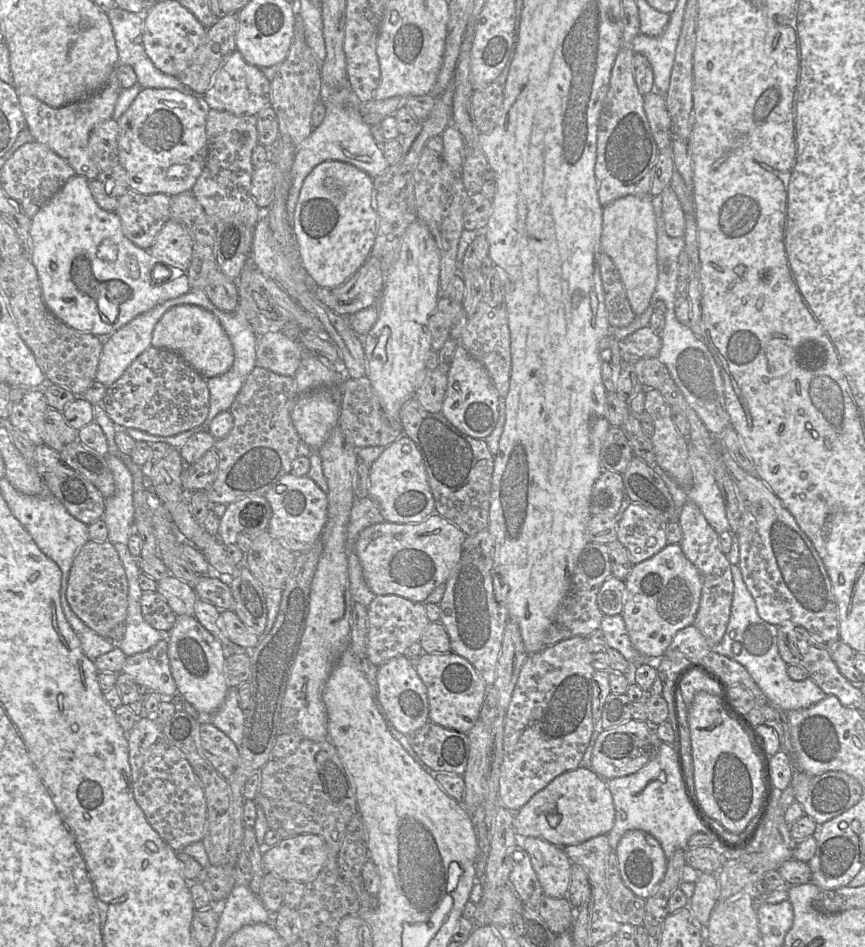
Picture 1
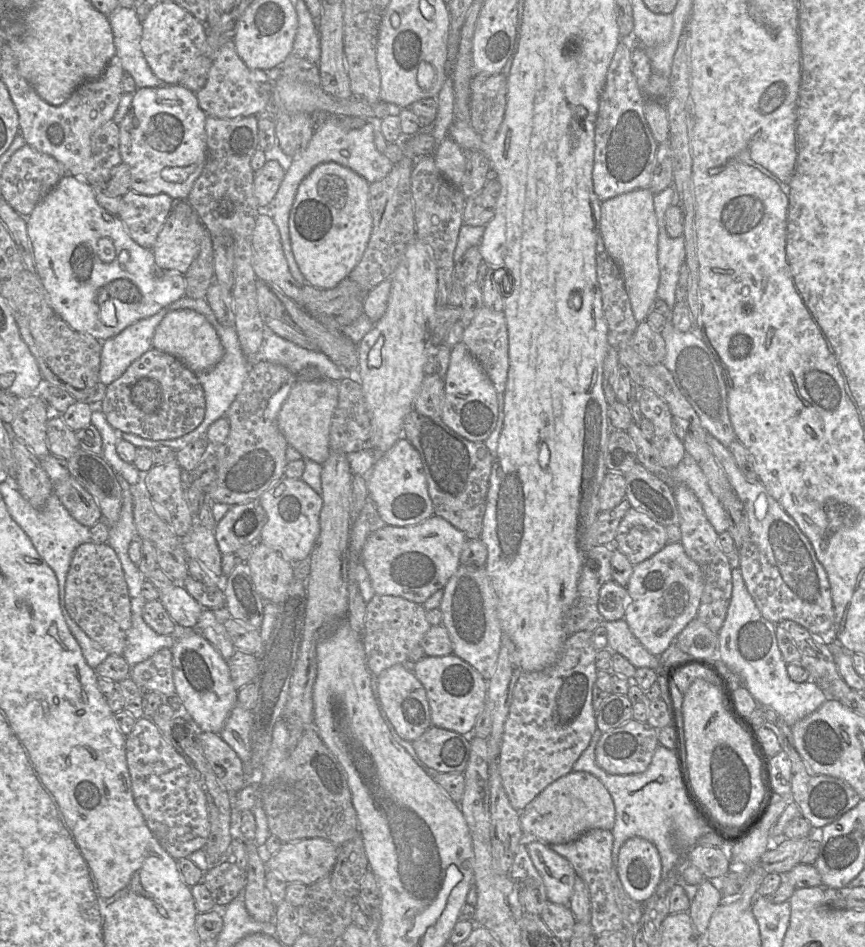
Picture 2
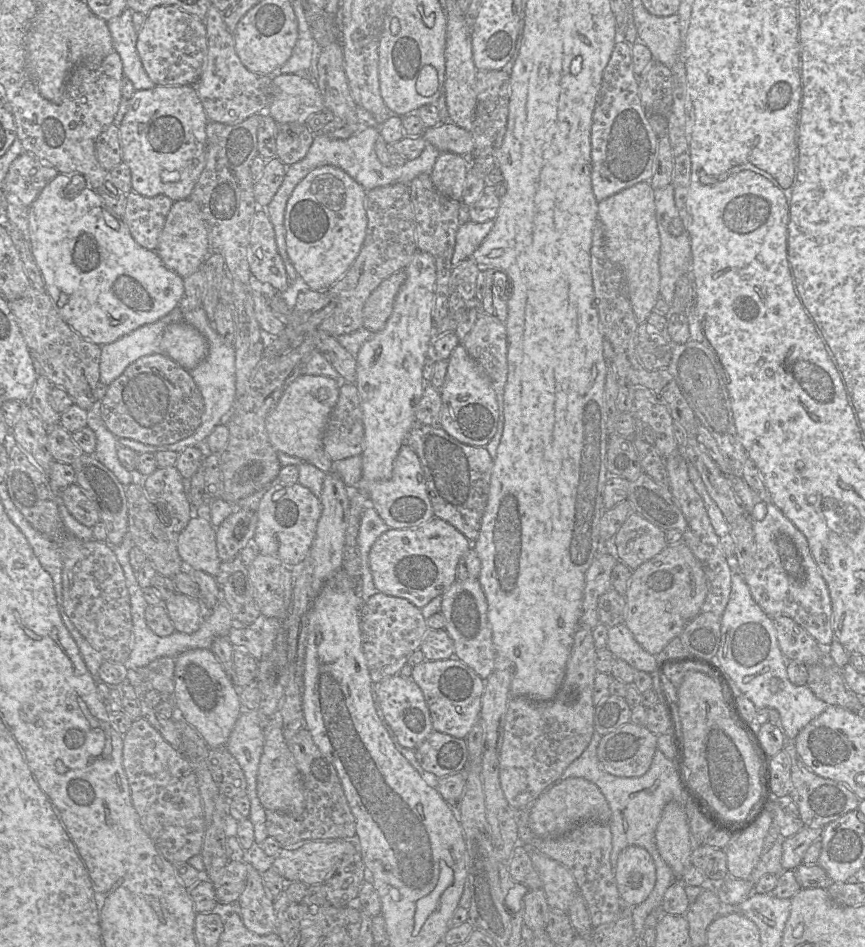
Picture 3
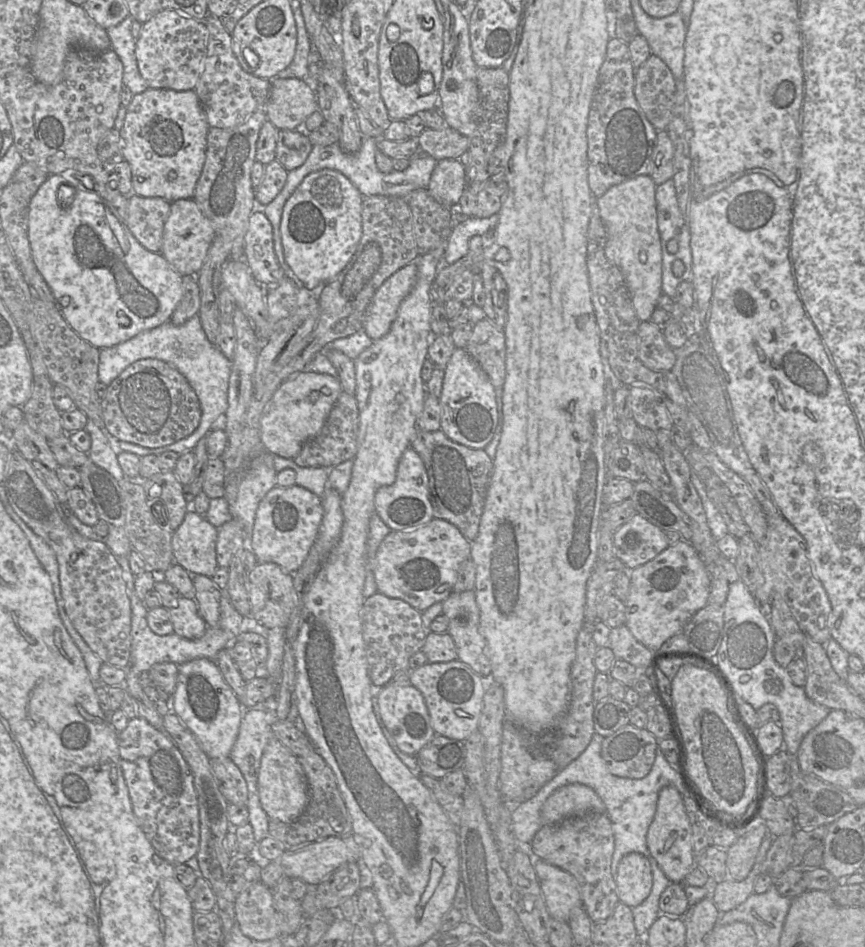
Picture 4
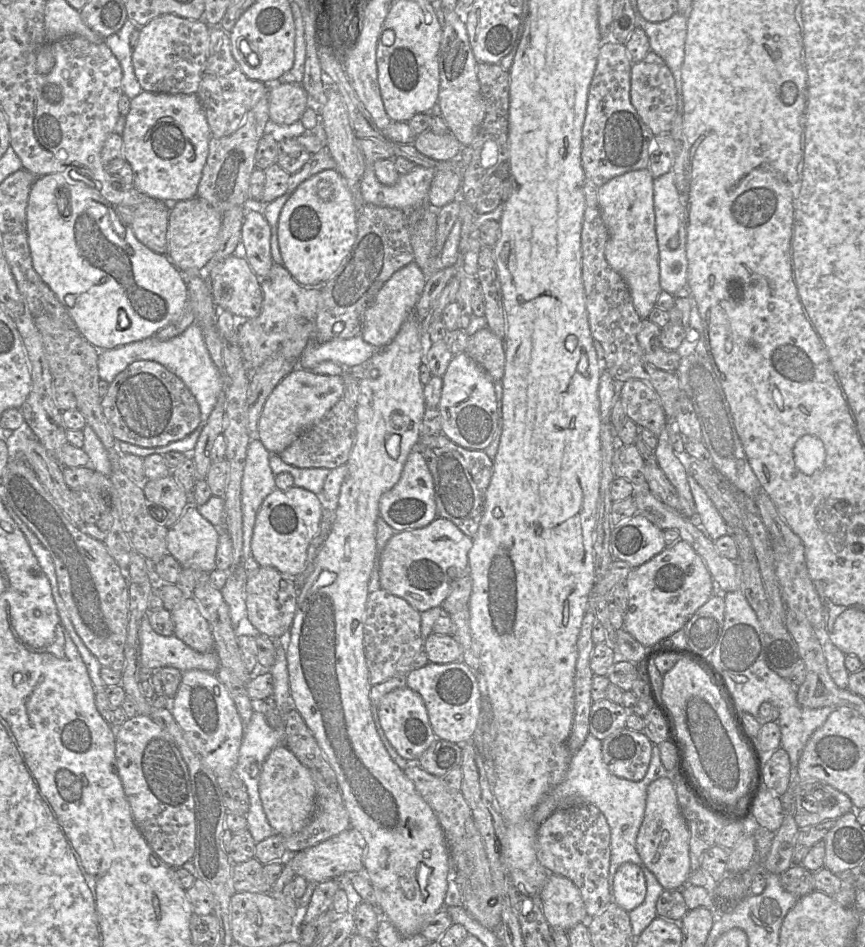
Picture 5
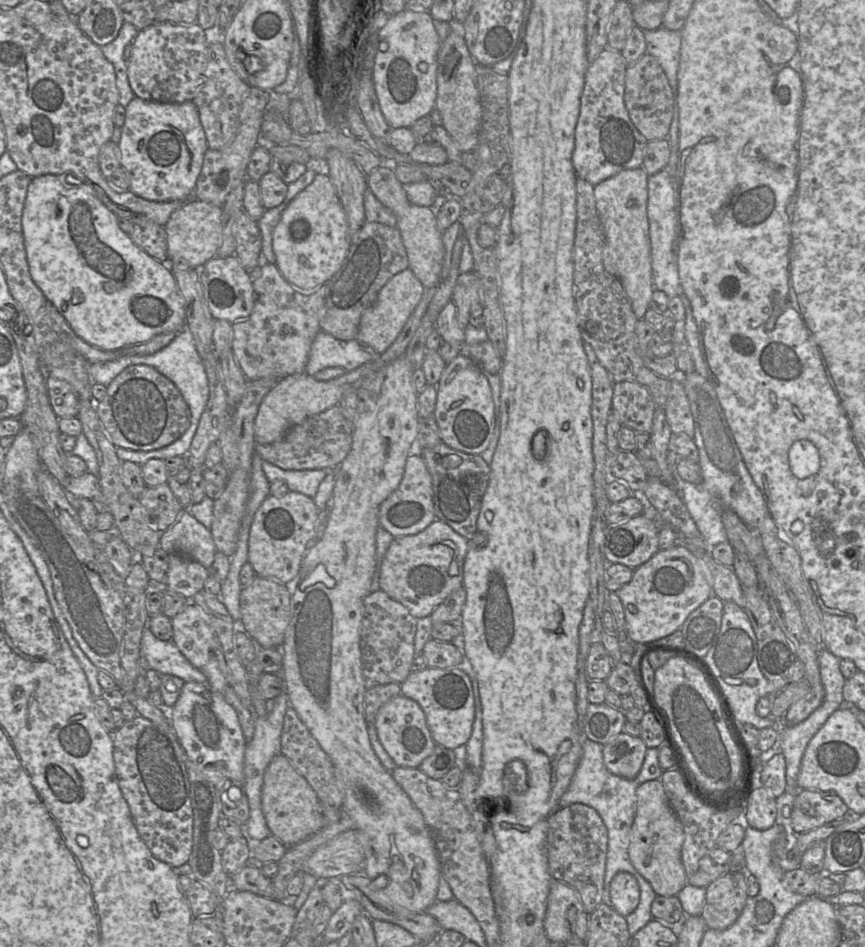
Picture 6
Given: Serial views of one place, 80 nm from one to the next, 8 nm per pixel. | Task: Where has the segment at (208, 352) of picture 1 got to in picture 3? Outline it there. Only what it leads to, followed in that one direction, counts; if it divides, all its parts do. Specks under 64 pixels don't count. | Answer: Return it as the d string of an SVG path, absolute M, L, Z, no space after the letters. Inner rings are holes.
M170 324L162 335L160 351L190 371L206 357L208 344L193 326Z

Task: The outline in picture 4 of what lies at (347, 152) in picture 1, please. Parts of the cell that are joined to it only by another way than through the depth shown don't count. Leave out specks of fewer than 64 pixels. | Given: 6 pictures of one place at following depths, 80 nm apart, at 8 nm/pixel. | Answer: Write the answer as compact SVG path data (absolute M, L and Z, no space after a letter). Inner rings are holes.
M365 137L363 138L360 149L356 153L345 153L342 151L338 143L328 146L312 146L305 162L298 168L287 173L286 182L278 195L265 206L264 214L270 221L273 230L273 246L280 267L284 271L284 275L293 279L294 273L286 263L283 253L281 241L280 223L283 207L286 200L292 195L297 186L302 182L308 174L328 168L336 170L346 176L353 185L358 189L363 197L372 195L394 196L407 198L410 192L416 189L427 189L433 169L437 163L433 157L420 152L410 157L409 166L403 171L391 171L390 173L382 173L375 163L376 144L379 139Z

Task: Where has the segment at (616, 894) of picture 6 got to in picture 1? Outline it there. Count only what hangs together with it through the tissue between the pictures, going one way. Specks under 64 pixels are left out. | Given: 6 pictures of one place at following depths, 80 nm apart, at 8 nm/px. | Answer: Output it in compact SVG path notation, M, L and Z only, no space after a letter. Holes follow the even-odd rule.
M630 830L620 839L616 854L624 884L640 898L651 897L668 864L659 841L643 830Z

